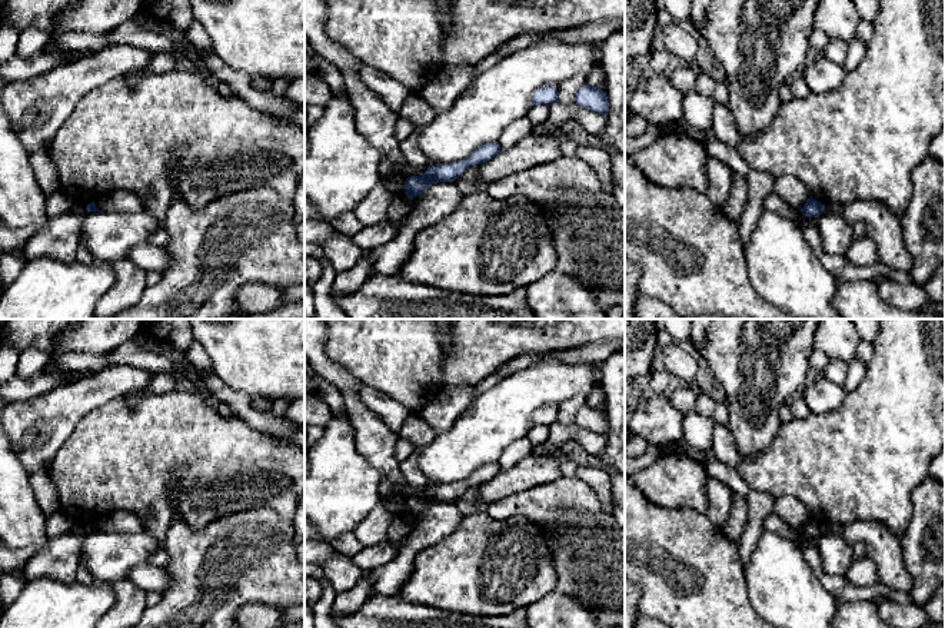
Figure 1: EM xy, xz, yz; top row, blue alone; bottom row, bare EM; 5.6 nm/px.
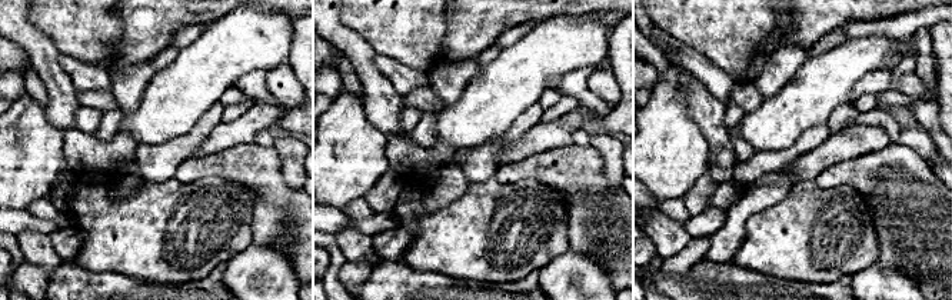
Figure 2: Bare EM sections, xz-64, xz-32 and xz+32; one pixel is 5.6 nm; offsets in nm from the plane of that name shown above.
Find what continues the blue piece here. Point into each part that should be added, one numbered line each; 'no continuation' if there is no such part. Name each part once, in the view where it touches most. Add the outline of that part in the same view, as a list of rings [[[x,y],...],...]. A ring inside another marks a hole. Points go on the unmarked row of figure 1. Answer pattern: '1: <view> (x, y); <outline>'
no continuation

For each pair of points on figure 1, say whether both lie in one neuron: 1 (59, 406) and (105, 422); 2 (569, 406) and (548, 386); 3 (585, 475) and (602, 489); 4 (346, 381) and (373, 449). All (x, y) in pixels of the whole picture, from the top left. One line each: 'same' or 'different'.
1: different
2: different
3: same
4: same

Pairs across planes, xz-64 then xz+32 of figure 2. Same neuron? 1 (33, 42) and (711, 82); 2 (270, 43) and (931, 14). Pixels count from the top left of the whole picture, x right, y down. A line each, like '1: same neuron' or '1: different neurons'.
1: different neurons
2: different neurons

